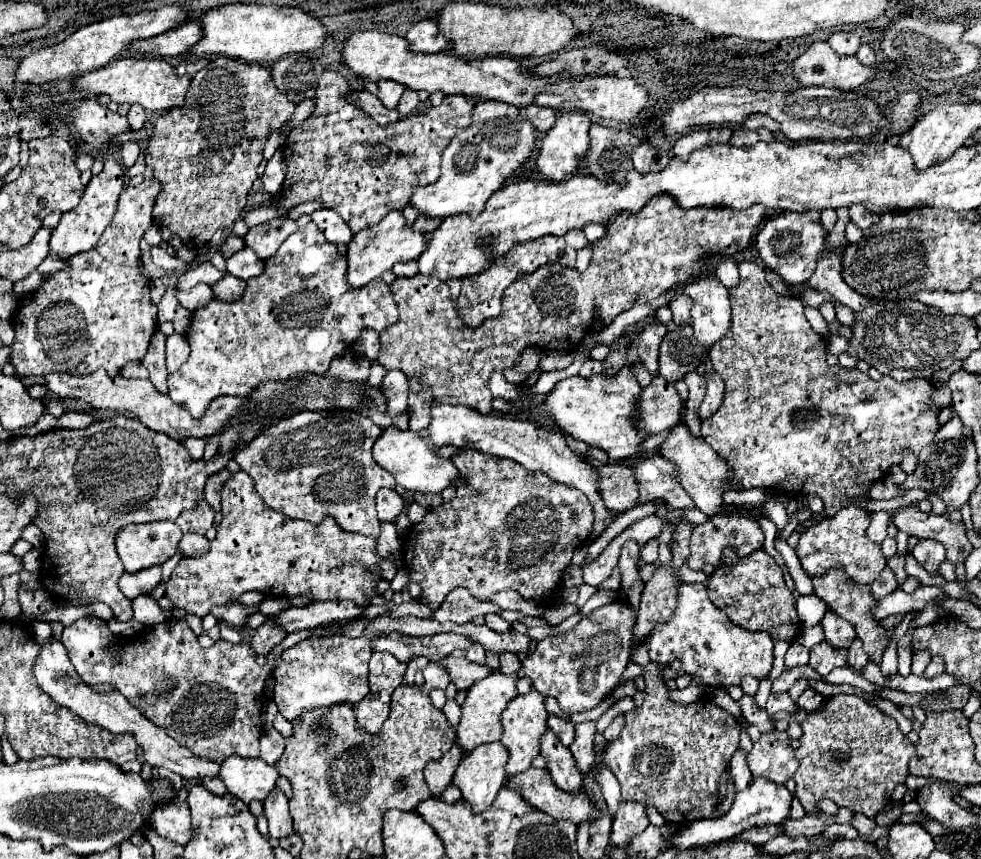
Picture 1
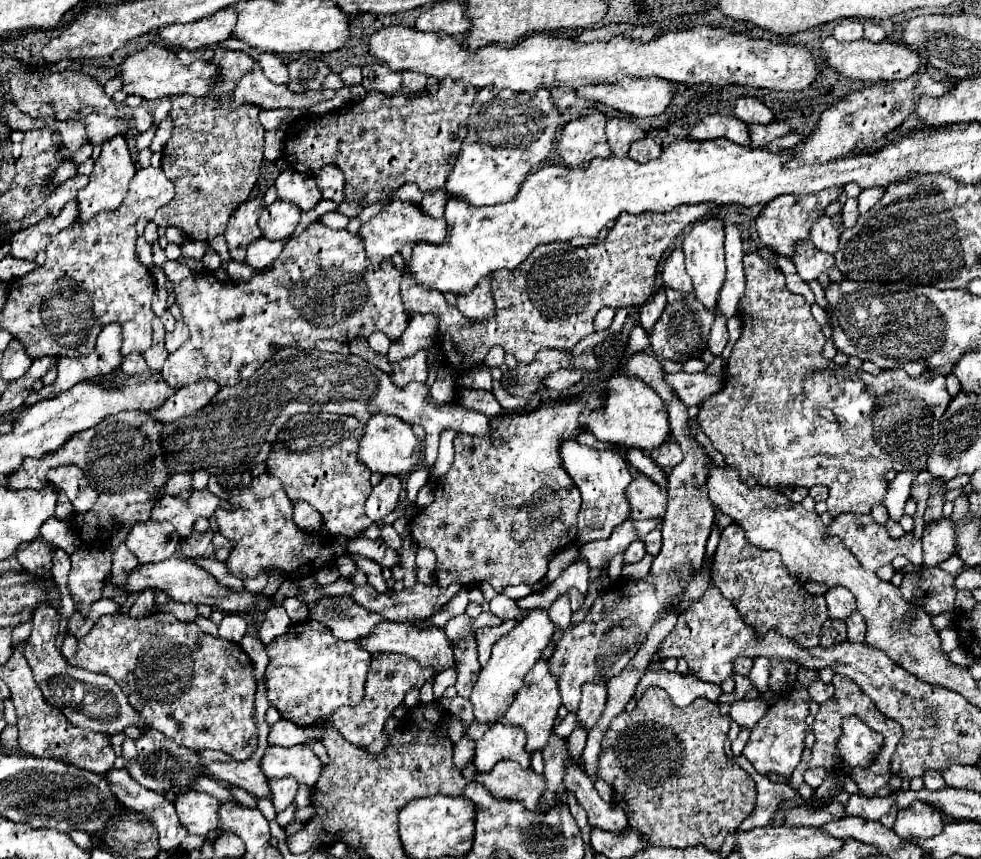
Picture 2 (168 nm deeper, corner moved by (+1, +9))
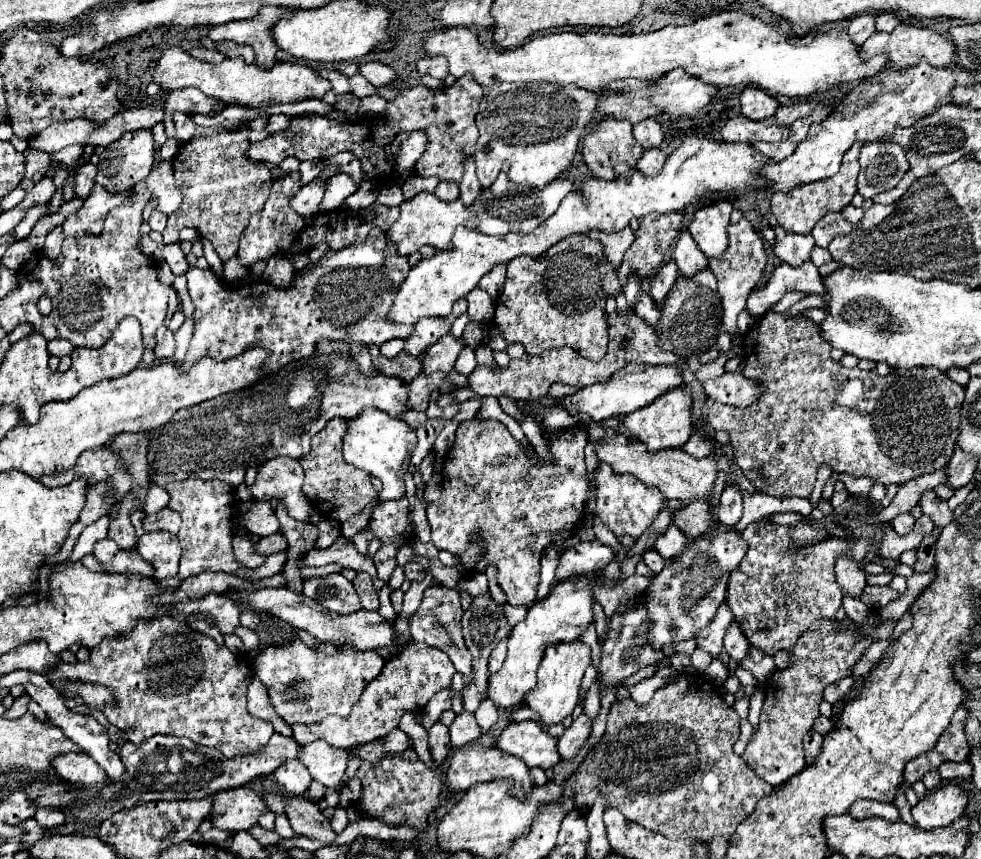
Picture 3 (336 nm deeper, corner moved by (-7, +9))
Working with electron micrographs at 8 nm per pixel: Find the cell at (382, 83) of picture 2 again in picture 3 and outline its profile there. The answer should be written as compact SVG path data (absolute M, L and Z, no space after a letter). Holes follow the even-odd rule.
M366 62L366 64L360 64L360 74L370 82L374 84L376 88L382 88L382 86L390 86L396 82L396 72L382 64L382 62Z

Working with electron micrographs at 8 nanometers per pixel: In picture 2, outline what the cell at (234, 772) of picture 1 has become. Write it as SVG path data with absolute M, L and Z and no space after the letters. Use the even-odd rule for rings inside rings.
M268 746L264 758L262 758L262 770L266 778L282 778L282 776L294 776L300 784L314 786L318 782L318 776L322 774L322 762L312 752L310 746Z

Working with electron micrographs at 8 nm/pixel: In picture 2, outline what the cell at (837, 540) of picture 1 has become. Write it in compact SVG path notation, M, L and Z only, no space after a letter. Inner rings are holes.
M840 514L832 522L832 526L828 526L826 530L828 530L828 534L838 536L844 542L844 546L858 558L858 562L868 570L878 570L880 566L890 564L892 558L896 558L898 554L904 554L916 566L923 564L922 542L916 540L912 532L906 532L900 540L894 540L882 524L874 522L874 518L870 514Z

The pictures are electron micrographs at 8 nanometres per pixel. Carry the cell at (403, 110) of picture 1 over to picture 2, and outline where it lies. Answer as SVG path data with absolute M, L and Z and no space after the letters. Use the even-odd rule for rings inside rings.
M402 72L402 86L408 92L420 92L426 86L428 76L422 76L420 72Z

